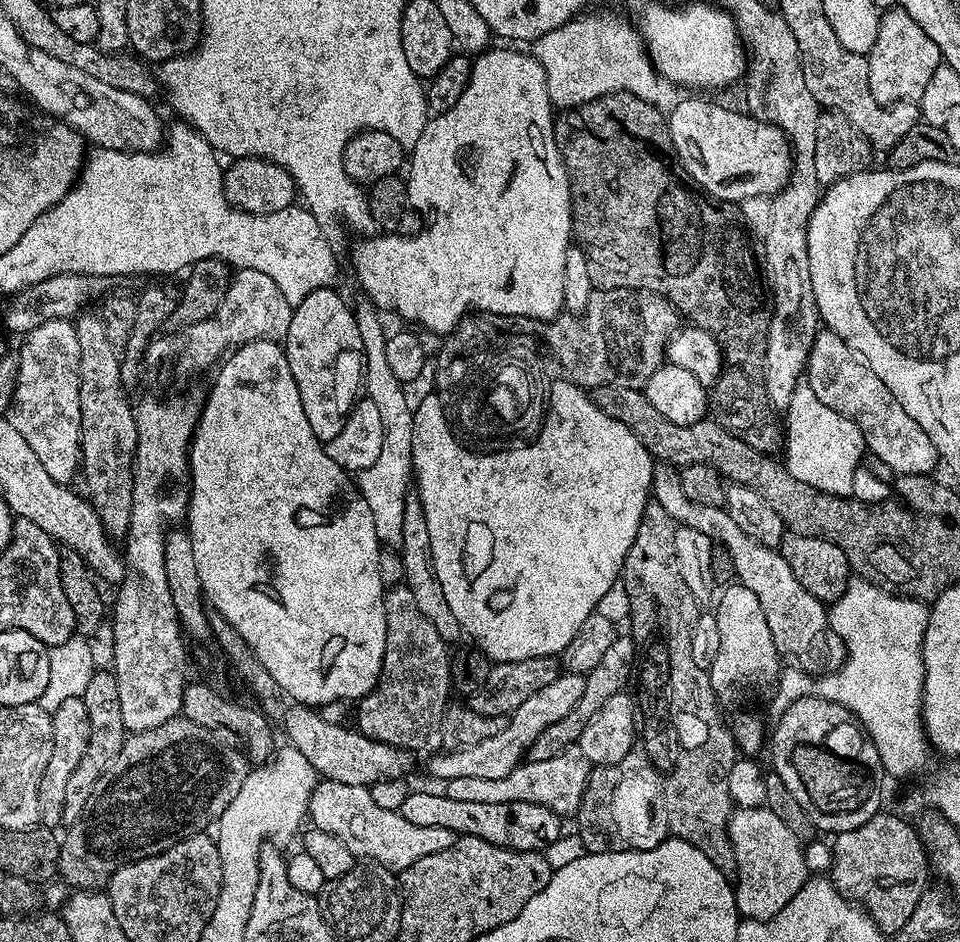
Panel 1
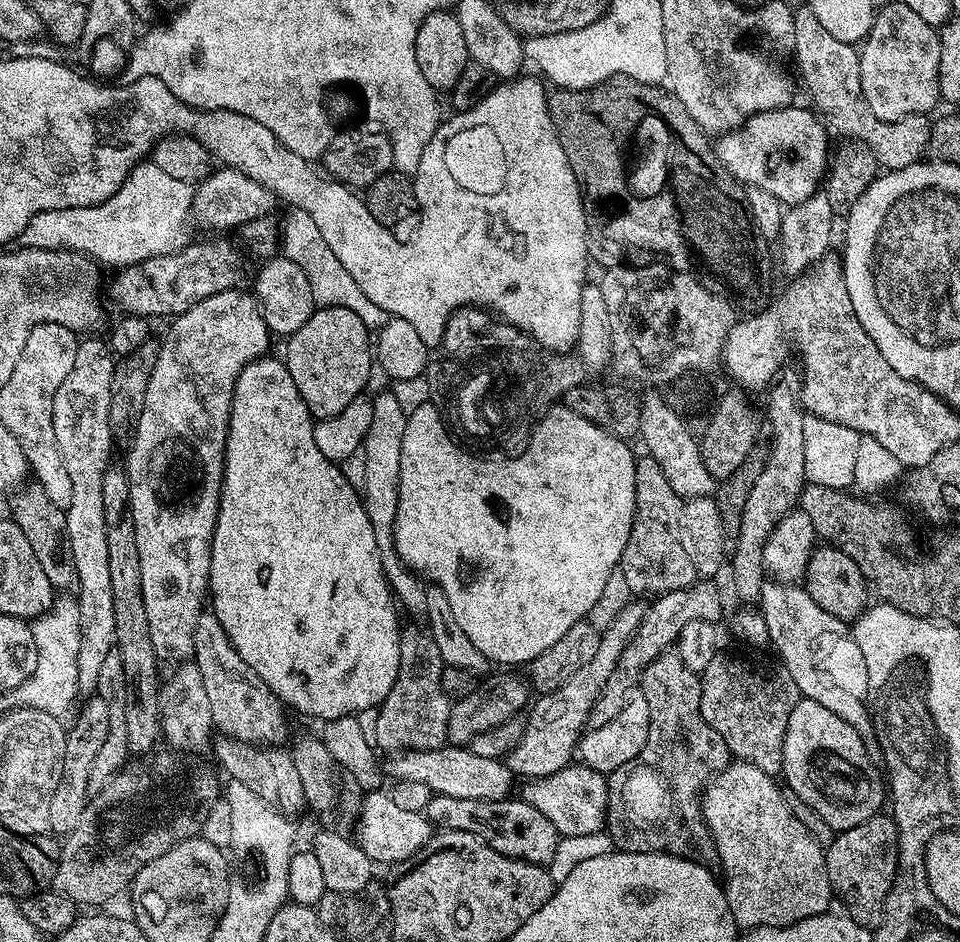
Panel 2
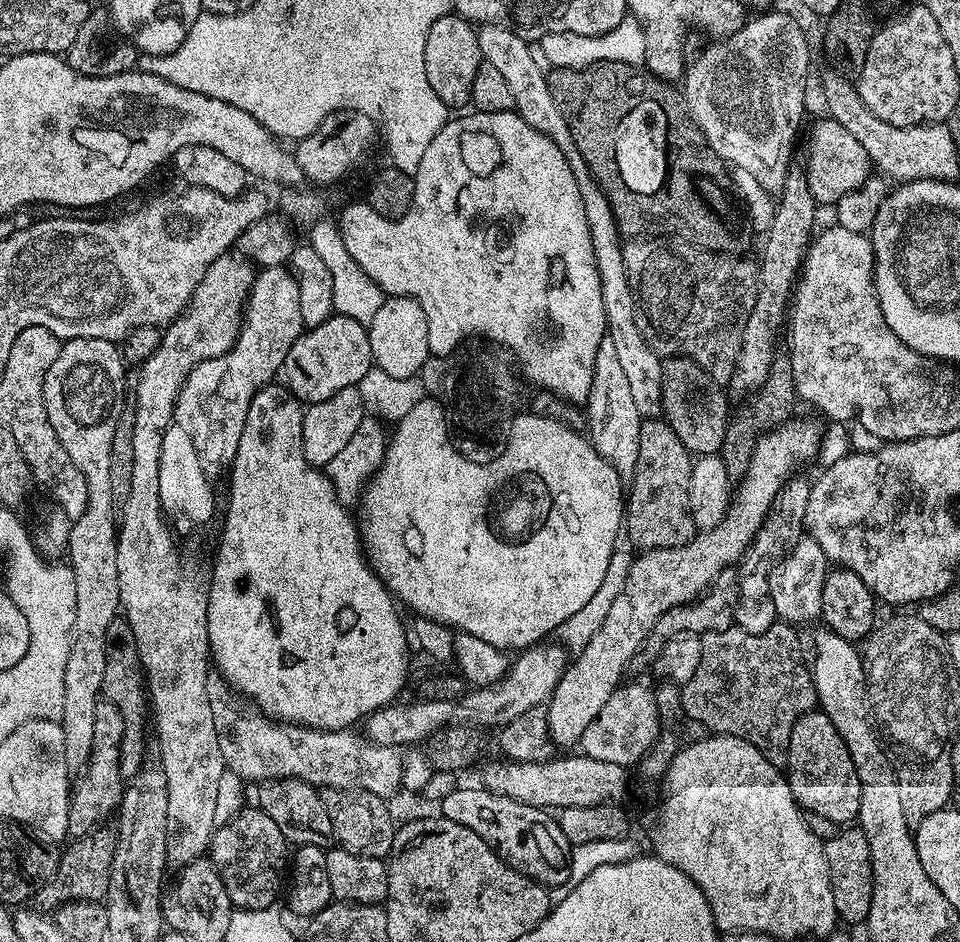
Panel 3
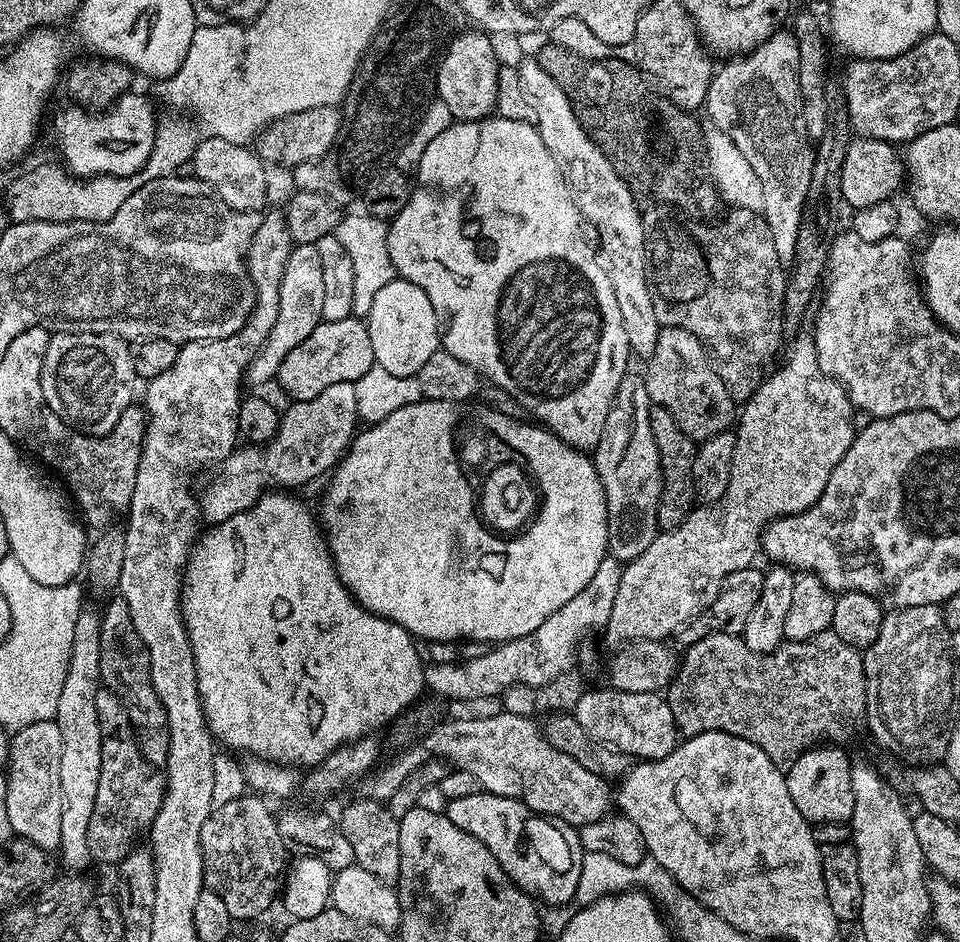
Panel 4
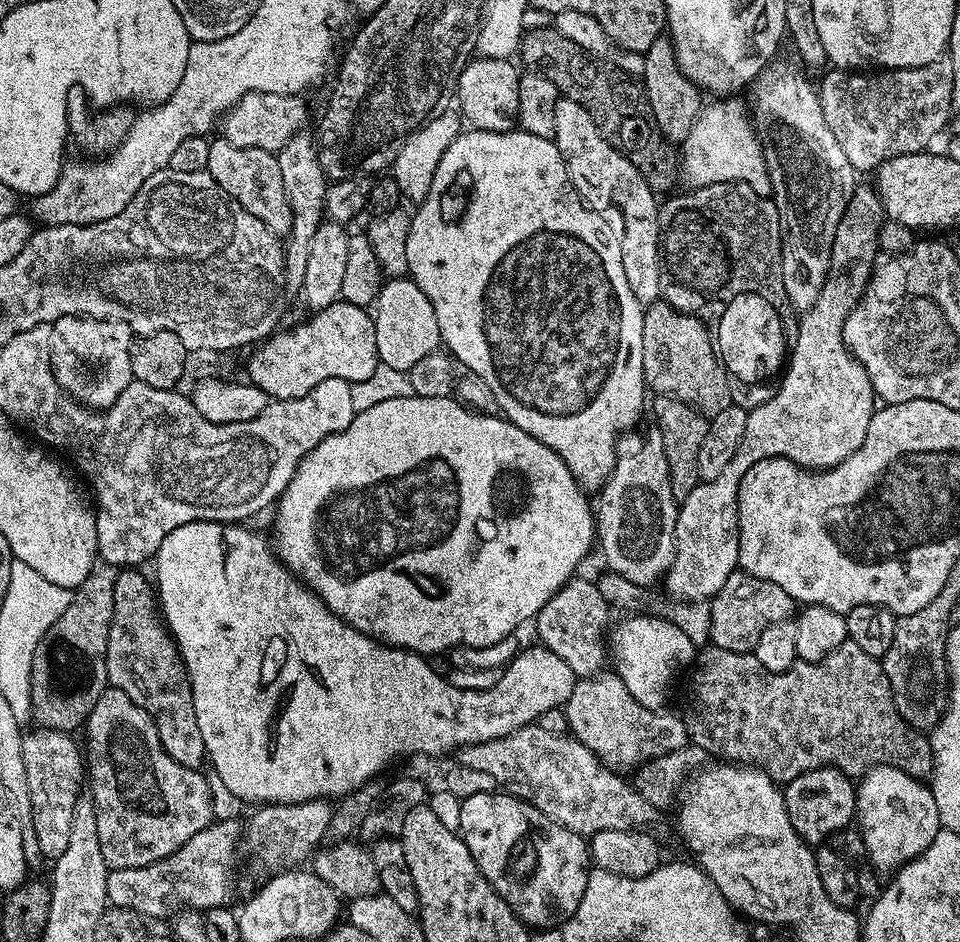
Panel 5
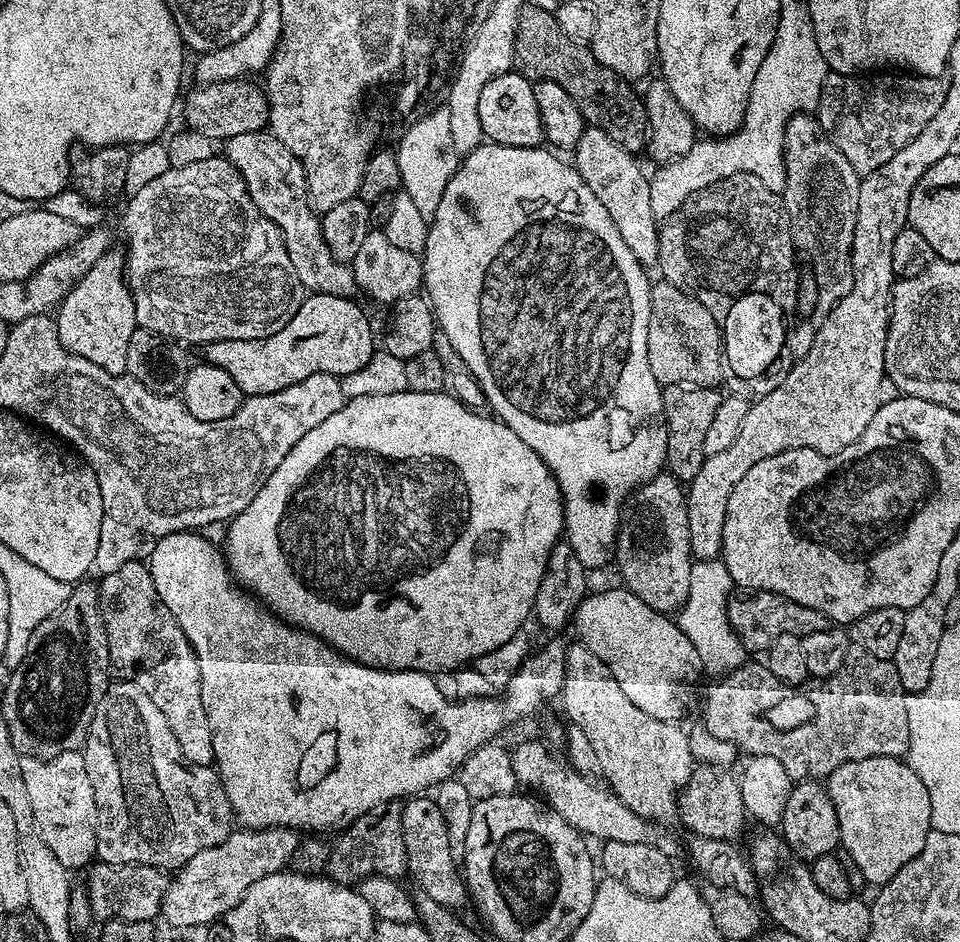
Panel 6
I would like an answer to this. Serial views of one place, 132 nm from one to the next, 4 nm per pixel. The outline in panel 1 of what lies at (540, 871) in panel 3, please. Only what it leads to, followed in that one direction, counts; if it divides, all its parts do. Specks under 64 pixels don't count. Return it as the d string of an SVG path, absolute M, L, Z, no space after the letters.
M409 791L406 802L402 802L400 807L402 818L406 818L406 822L414 822L414 826L446 826L446 830L460 836L482 838L494 846L515 852L543 853L562 834L561 817L554 815L546 806L530 802L458 802L436 792Z

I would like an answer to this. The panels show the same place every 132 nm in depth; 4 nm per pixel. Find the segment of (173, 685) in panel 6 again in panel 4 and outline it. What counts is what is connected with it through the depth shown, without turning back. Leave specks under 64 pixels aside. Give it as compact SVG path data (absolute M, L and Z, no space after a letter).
M119 594L113 595L112 598L108 609L103 609L100 617L102 638L100 679L103 687L118 693L123 700L132 727L136 729L136 741L146 762L150 762L155 768L163 769L168 763L170 734L166 710L152 685L150 654L146 650L146 642L138 638L138 630L134 630L134 622L130 618L130 606L126 606L126 602Z

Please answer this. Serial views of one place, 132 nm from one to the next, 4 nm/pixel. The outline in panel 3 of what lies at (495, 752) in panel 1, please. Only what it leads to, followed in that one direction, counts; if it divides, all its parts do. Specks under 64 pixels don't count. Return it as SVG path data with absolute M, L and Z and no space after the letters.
M791 418L757 438L749 468L735 485L728 513L718 526L697 531L690 542L677 548L650 548L633 559L625 586L603 619L601 629L569 663L546 705L548 732L557 749L568 750L571 744L579 745L586 726L598 718L598 710L606 706L606 698L625 679L624 667L643 649L654 622L674 606L699 600L720 573L731 569L752 547L772 511L772 501L793 477L796 464L817 459L822 427L821 421L816 420Z

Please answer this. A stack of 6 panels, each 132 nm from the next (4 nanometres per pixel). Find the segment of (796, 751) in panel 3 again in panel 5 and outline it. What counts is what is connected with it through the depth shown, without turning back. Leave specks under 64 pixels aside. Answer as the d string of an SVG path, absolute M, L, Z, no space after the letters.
M836 768L810 770L783 785L784 805L790 826L810 846L823 845L834 830L849 827L856 819L856 784L853 777Z

